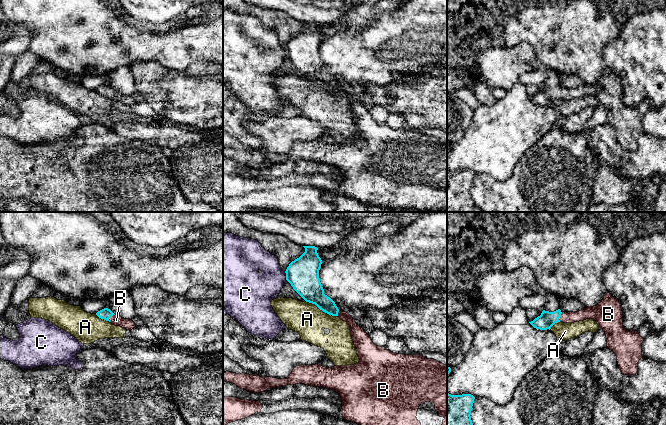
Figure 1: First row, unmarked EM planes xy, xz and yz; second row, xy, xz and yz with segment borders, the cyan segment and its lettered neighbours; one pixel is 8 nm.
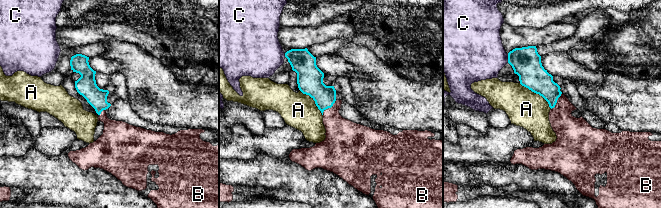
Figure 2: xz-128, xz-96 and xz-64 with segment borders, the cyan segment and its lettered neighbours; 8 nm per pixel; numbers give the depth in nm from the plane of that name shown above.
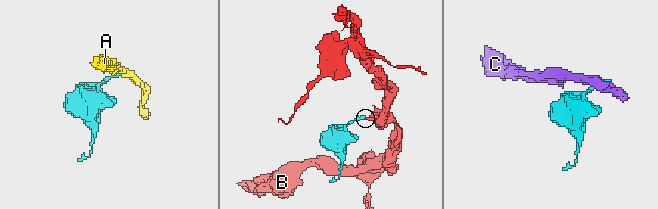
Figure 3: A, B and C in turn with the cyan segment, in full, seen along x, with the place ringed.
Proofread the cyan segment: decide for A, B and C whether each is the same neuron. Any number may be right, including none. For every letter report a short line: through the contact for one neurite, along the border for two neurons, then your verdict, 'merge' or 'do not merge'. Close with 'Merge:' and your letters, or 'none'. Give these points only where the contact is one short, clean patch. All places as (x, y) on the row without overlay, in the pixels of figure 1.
A: xz (305, 76), (314, 79), (323, 87), (337, 92) | do not merge
B: xy (105, 89), (110, 92), (116, 96) | merge
C: xz (284, 47), (287, 56) | do not merge
Merge: B

